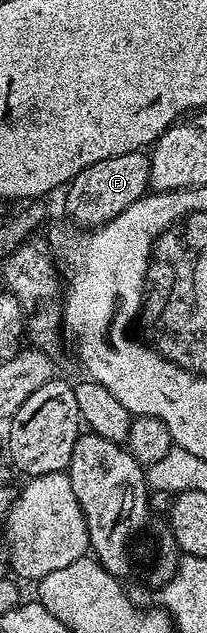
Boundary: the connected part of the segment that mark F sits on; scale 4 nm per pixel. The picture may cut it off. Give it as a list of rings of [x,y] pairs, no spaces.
[[[149,152],[112,155],[112,159],[100,159],[100,163],[92,163],[92,167],[84,167],[80,175],[72,178],[70,184],[65,186],[66,198],[63,199],[62,205],[79,230],[93,231],[98,226],[106,225],[112,219],[116,219],[120,211],[132,207],[132,203],[146,196],[149,189]]]

